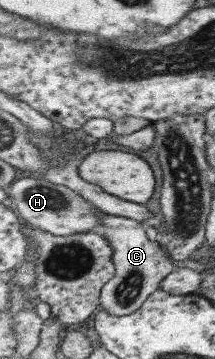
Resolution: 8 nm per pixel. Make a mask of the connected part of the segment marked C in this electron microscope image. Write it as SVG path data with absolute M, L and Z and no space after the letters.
M103 212L100 215L100 225L101 234L108 238L115 249L113 258L116 264L116 275L104 287L101 306L103 311L109 311L117 317L130 315L137 312L153 293L160 290L161 282L176 270L177 265L167 259L163 245L157 239L151 241L147 237L146 225L140 221Z

